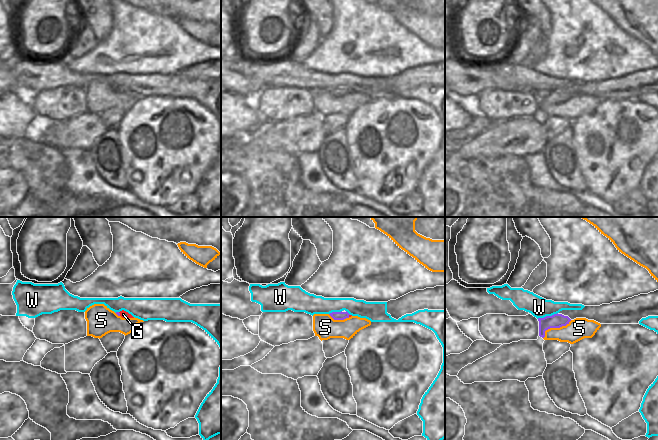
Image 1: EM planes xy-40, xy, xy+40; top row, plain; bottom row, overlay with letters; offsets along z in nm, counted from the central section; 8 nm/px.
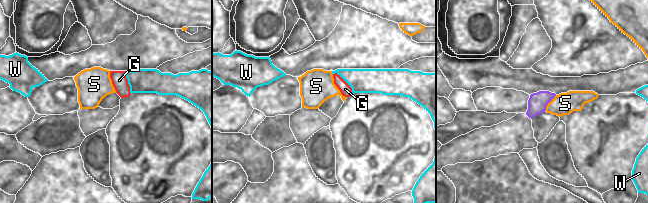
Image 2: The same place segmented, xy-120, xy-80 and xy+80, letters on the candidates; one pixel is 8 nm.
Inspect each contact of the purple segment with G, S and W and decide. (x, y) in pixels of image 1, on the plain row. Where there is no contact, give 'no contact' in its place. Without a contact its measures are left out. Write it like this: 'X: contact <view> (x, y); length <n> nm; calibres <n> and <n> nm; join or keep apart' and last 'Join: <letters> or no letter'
G: contact xy-40 (119, 90); length 40 nm; calibres 20 and 60 nm; join
S: contact xy+40 (554, 103); length 280 nm; calibres 110 and 170 nm; keep apart
W: contact xy+40 (547, 92); length 180 nm; calibres 110 and 160 nm; keep apart
Join: G

